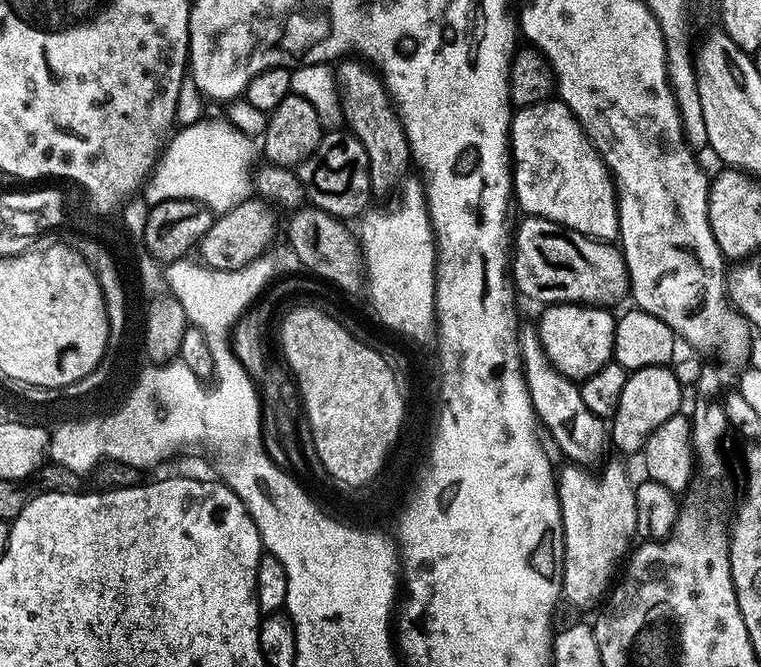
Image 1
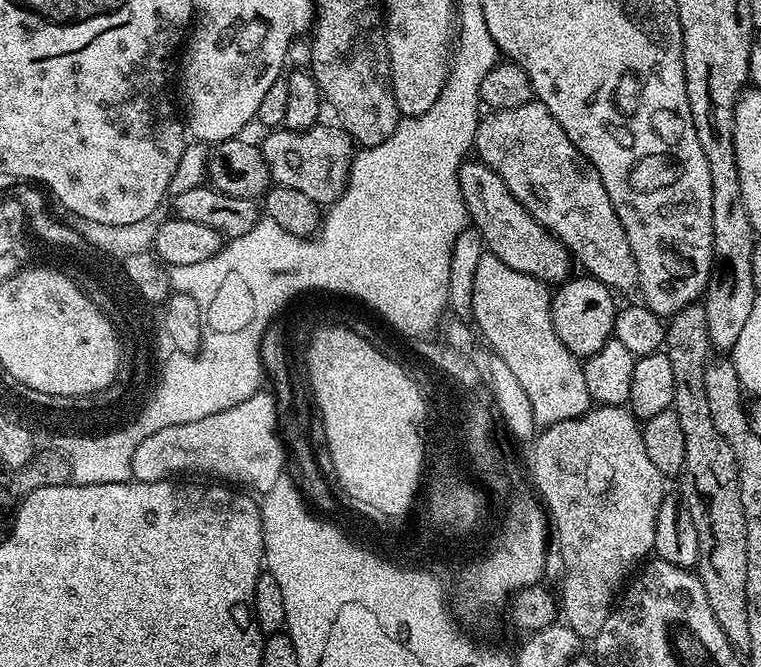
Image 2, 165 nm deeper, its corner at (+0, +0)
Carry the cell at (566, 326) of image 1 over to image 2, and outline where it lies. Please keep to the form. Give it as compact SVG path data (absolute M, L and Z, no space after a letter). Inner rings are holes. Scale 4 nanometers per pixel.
M589 274L569 278L555 289L552 296L552 321L558 338L575 356L587 358L602 350L613 335L618 304L612 301L613 289Z

